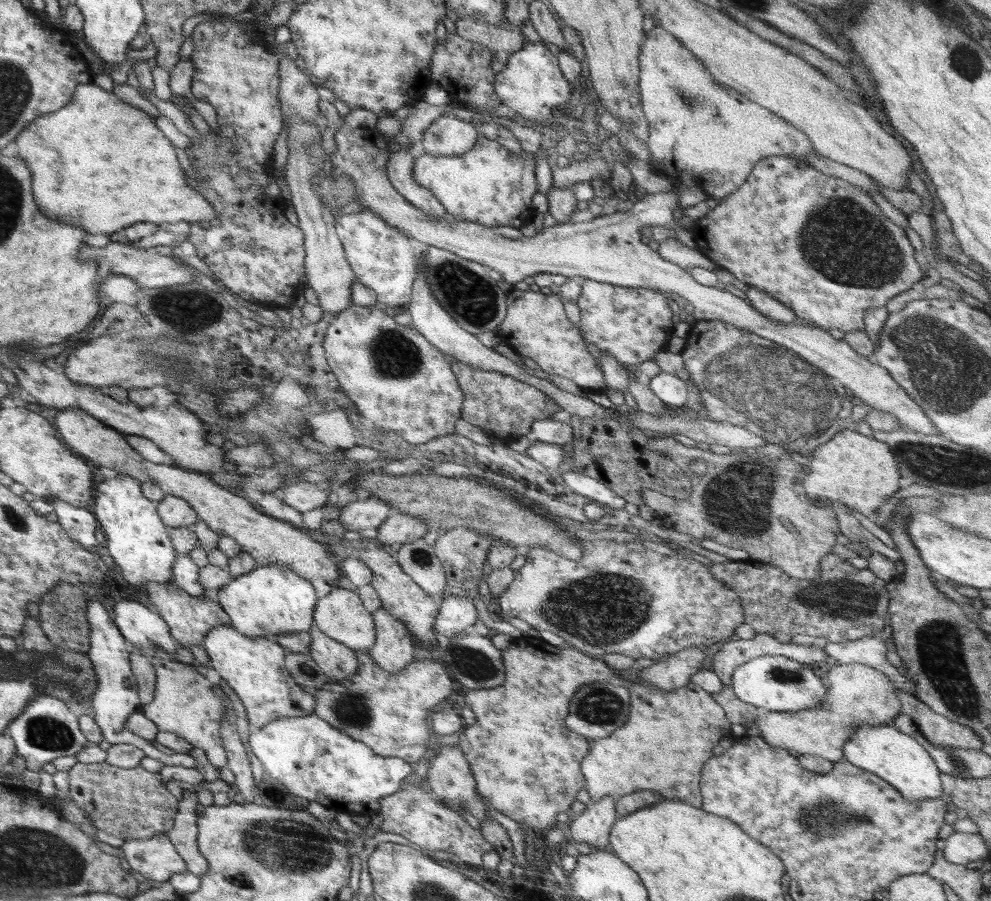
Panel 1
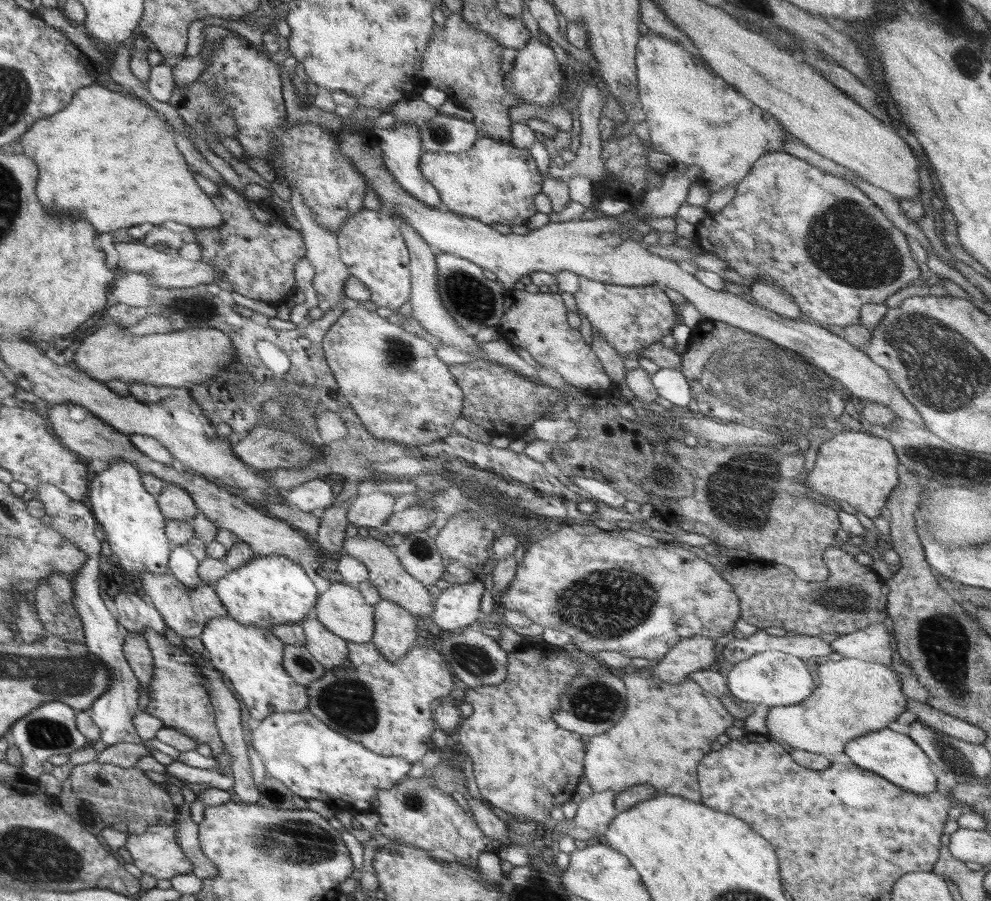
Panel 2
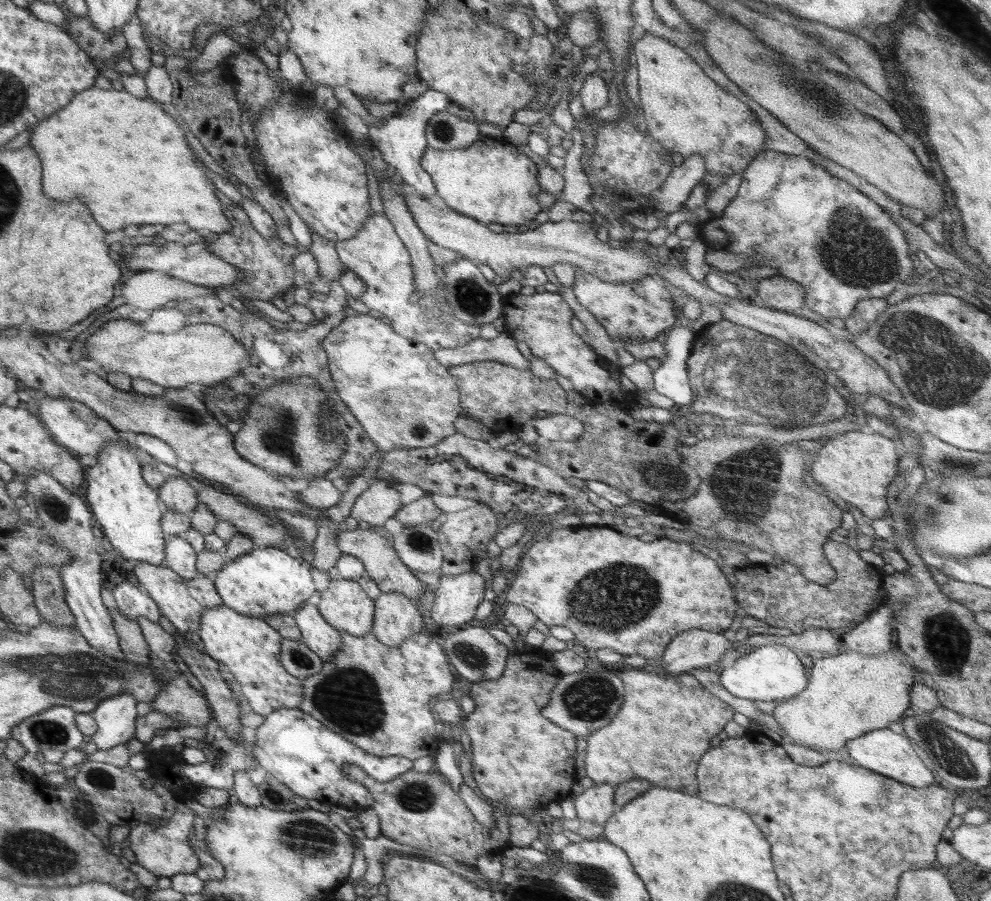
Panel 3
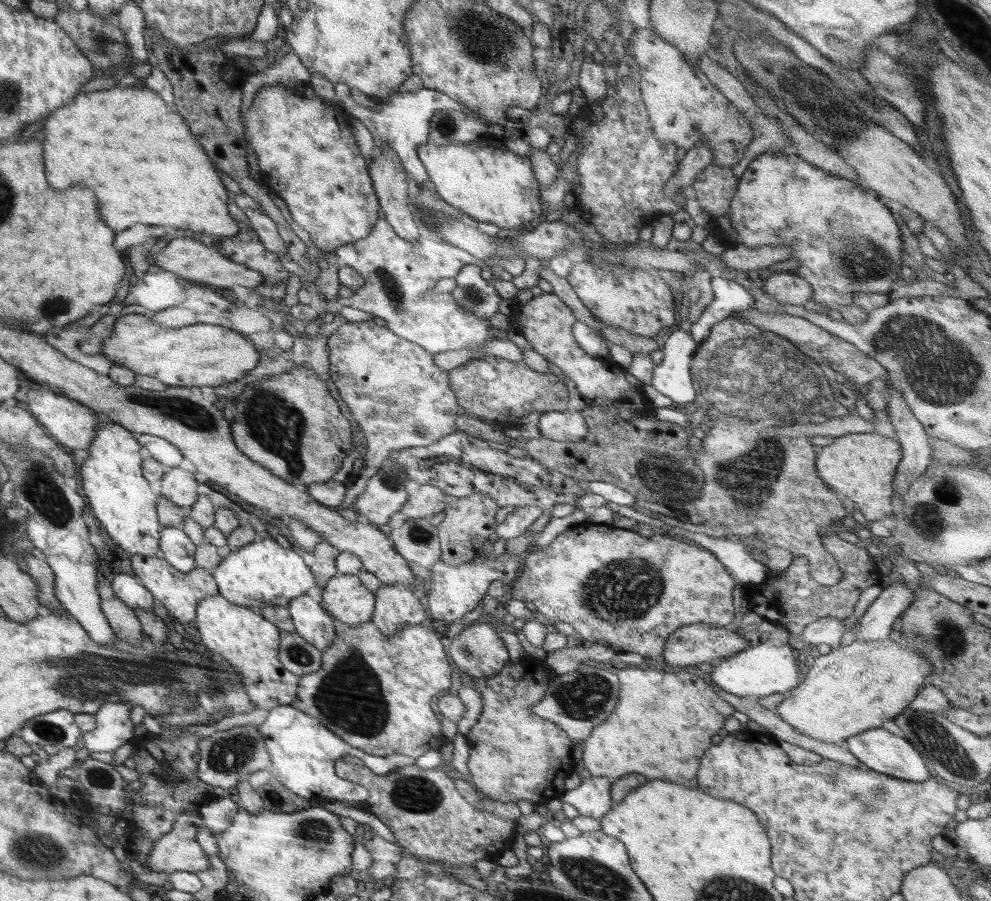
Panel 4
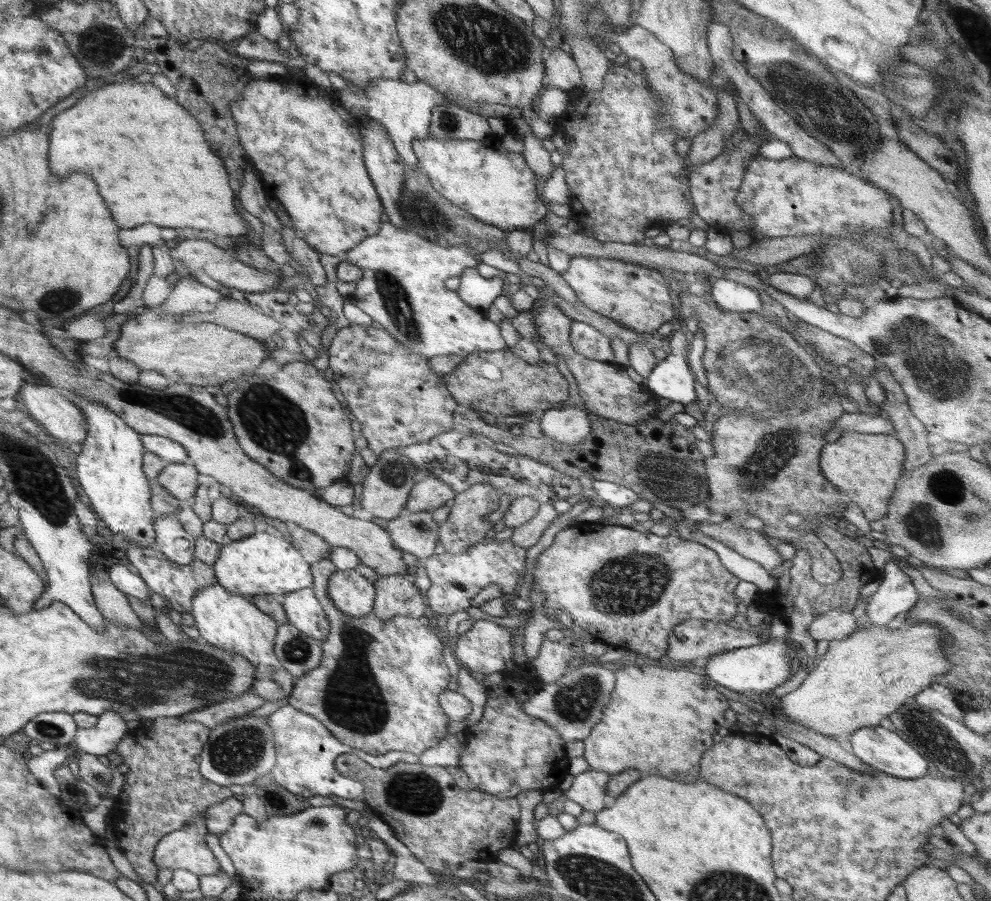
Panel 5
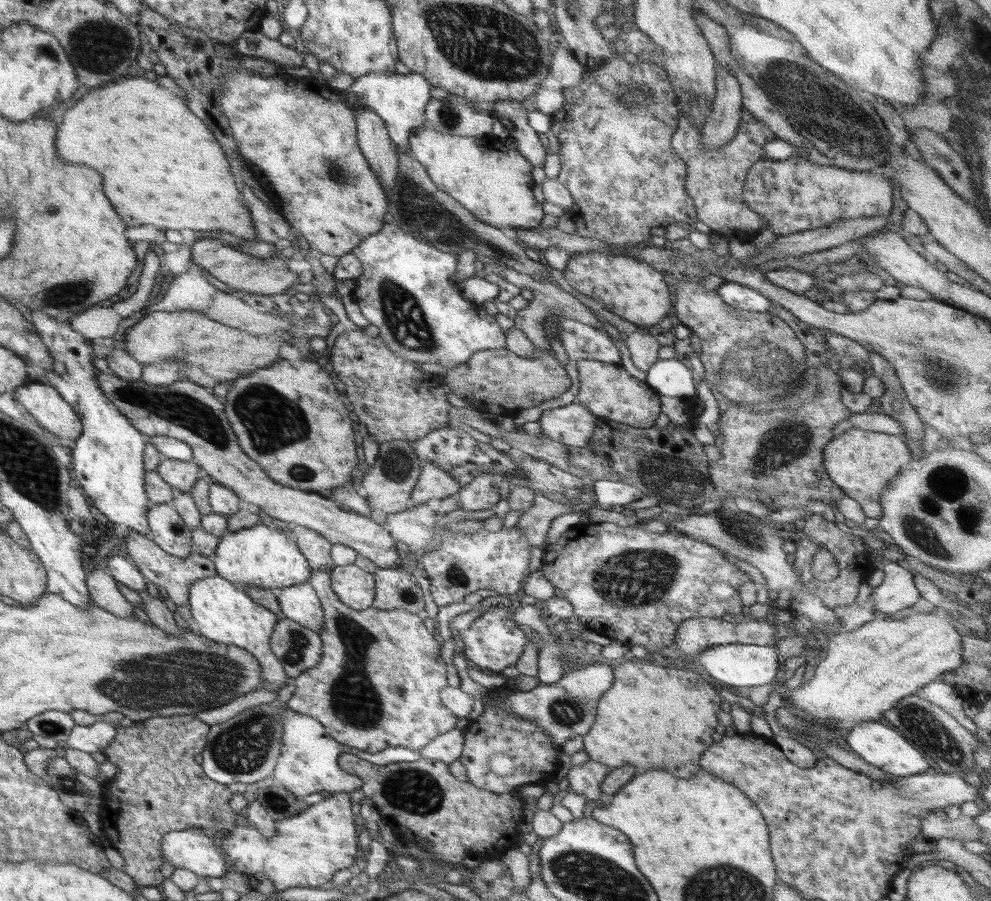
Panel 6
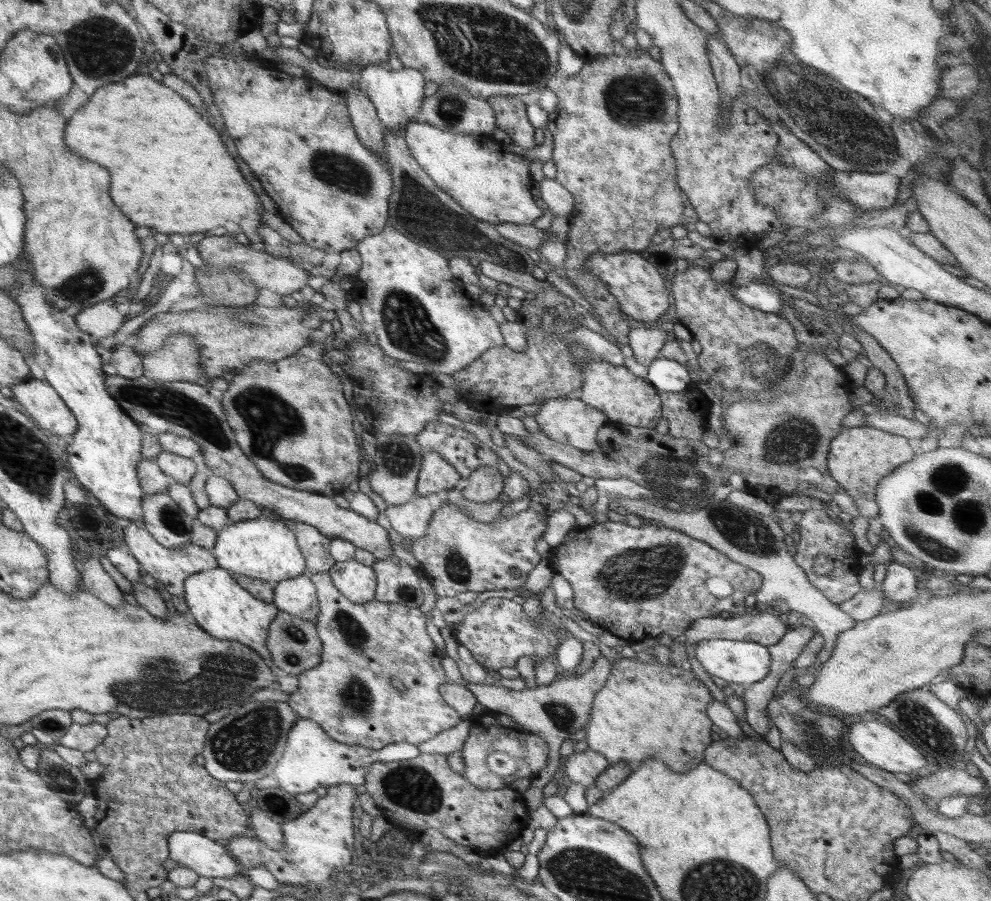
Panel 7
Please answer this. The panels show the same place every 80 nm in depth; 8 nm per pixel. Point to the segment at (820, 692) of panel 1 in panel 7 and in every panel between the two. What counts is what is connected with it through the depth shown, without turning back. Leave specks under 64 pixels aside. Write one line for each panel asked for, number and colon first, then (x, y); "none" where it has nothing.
2: (774, 678)
3: (774, 672)
4: (770, 667)
5: (758, 669)
6: (741, 665)
7: (743, 662)

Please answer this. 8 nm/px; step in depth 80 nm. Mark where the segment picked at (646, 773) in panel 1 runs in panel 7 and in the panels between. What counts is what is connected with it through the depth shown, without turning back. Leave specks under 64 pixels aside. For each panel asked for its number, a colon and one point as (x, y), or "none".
2: (682, 720)
3: (666, 723)
4: (660, 713)
5: (658, 721)
6: (652, 717)
7: (672, 725)

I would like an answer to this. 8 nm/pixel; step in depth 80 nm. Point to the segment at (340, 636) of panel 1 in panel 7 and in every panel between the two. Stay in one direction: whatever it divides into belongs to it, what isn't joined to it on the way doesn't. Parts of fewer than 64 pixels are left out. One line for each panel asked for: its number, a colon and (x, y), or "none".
2: (342, 609)
3: (344, 603)
4: (345, 598)
5: (353, 593)
6: (355, 587)
7: (357, 581)

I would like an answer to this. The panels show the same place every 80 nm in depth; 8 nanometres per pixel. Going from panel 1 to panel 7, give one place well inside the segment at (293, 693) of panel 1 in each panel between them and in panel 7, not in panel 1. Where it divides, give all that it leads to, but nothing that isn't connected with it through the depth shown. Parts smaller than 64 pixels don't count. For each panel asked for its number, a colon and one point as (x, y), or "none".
2: (250, 658)
3: (249, 647)
4: (249, 642)
5: (228, 620)
6: (221, 611)
7: (224, 608)

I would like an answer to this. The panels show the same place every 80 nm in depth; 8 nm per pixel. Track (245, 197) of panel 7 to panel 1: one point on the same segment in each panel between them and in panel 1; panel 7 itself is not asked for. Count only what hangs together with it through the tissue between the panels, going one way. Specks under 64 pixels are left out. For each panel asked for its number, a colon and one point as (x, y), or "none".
1: (100, 163)
2: (109, 159)
3: (123, 153)
4: (153, 172)
5: (154, 165)
6: (162, 166)

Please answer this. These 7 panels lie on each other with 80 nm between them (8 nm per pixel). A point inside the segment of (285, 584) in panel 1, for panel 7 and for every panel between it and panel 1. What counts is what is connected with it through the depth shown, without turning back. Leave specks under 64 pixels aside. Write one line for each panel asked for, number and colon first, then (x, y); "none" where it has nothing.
2: (268, 590)
3: (265, 581)
4: (262, 573)
5: (259, 564)
6: (261, 557)
7: (261, 548)

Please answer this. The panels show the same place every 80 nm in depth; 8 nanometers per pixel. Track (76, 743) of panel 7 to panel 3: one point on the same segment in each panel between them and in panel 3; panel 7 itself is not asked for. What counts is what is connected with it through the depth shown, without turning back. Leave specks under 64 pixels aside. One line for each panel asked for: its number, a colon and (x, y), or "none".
3: (115, 717)
4: (114, 727)
5: (102, 739)
6: (97, 736)

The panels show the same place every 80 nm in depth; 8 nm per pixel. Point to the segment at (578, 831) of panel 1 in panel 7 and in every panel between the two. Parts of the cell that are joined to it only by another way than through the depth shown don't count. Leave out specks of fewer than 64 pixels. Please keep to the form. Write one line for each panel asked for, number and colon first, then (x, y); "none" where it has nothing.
2: (596, 811)
3: (596, 804)
4: (592, 798)
5: (588, 789)
6: (586, 779)
7: (584, 768)

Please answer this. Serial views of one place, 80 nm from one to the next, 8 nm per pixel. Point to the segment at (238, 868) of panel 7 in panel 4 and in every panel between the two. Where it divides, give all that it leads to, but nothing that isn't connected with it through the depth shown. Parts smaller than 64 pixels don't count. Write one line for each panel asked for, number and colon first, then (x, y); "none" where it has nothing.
4: (177, 851)
5: (183, 849)
6: (191, 849)

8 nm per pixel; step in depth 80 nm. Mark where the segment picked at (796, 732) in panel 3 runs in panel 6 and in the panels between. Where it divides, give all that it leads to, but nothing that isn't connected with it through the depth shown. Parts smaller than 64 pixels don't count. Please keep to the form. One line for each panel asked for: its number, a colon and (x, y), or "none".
4: (851, 689)
5: (864, 677)
6: (866, 671)

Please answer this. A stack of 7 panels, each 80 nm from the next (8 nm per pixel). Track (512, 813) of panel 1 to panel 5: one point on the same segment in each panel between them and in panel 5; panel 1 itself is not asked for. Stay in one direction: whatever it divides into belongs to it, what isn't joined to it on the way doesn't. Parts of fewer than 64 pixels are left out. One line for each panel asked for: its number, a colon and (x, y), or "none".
2: (532, 766)
3: (521, 761)
4: (515, 754)
5: (507, 752)

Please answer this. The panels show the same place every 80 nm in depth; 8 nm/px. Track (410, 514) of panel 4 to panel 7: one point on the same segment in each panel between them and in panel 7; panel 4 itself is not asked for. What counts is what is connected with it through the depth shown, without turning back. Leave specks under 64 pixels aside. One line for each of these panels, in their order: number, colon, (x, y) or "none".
5: (429, 492)
6: (434, 482)
7: (435, 474)

